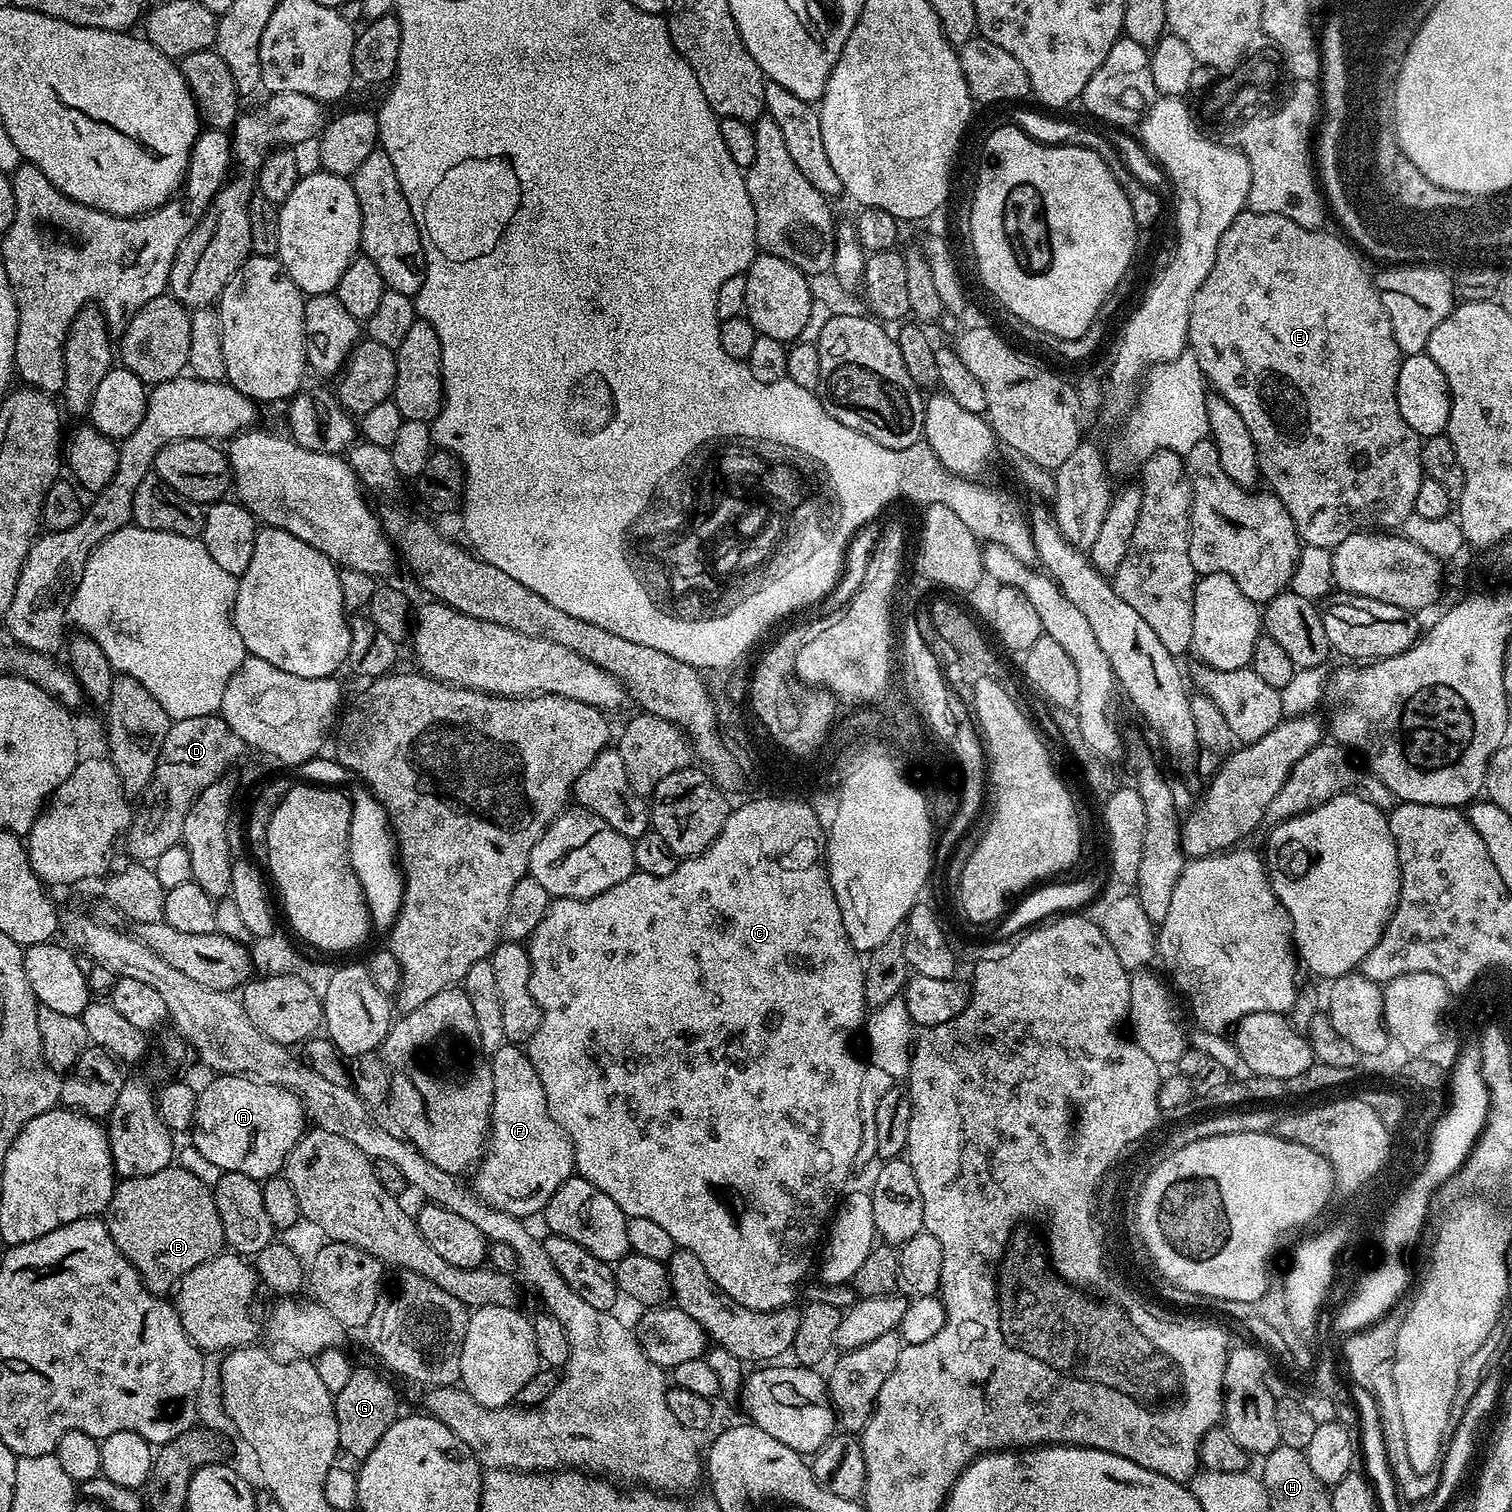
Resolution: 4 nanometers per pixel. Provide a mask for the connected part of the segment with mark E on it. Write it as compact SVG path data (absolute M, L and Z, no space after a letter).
M1251 210L1240 212L1222 234L1222 242L1218 242L1214 270L1206 274L1206 282L1202 282L1194 294L1188 327L1188 348L1198 358L1205 381L1211 387L1213 384L1216 387L1213 389L1230 402L1230 406L1238 410L1242 422L1246 422L1246 430L1250 430L1250 438L1254 438L1261 477L1266 484L1268 480L1267 487L1272 495L1282 502L1282 506L1286 506L1290 518L1296 523L1296 533L1301 541L1307 546L1328 549L1335 548L1342 538L1355 532L1399 529L1405 518L1414 512L1418 486L1422 486L1426 478L1420 457L1422 437L1406 426L1406 418L1402 418L1398 410L1396 387L1402 353L1398 342L1394 342L1394 330L1390 330L1386 306L1382 306L1373 277L1370 272L1368 276L1360 261L1361 253L1347 239L1341 239L1331 236L1328 230L1298 226L1298 222L1290 222L1290 218L1282 218L1280 214L1262 214Z

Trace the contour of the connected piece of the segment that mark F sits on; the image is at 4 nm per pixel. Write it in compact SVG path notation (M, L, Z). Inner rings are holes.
M505 1043L490 1056L490 1075L494 1078L494 1102L486 1151L475 1169L470 1188L481 1200L498 1210L506 1210L506 1214L514 1214L521 1218L529 1218L543 1213L550 1202L554 1190L562 1186L574 1172L572 1159L572 1143L568 1135L550 1118L546 1098L542 1090L542 1082L530 1062L527 1051L519 1044Z

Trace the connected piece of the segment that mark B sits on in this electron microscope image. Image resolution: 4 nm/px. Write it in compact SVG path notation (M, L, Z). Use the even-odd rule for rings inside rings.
M179 1166L163 1168L158 1170L158 1174L121 1179L108 1203L106 1223L110 1238L114 1238L114 1246L118 1246L118 1250L138 1270L146 1287L161 1298L167 1297L179 1285L181 1278L194 1270L194 1266L220 1255L225 1247L222 1218L218 1218L212 1188L204 1184L202 1178L194 1178L190 1170Z

